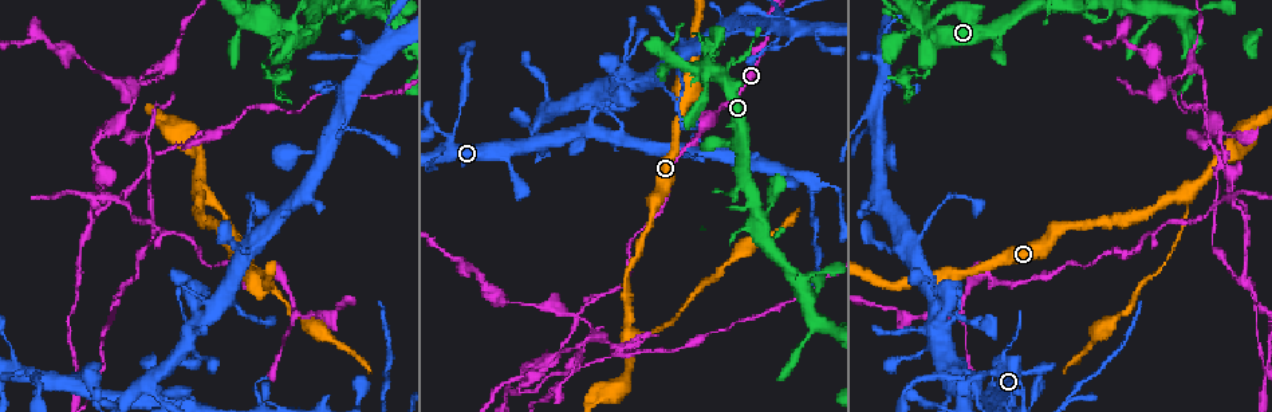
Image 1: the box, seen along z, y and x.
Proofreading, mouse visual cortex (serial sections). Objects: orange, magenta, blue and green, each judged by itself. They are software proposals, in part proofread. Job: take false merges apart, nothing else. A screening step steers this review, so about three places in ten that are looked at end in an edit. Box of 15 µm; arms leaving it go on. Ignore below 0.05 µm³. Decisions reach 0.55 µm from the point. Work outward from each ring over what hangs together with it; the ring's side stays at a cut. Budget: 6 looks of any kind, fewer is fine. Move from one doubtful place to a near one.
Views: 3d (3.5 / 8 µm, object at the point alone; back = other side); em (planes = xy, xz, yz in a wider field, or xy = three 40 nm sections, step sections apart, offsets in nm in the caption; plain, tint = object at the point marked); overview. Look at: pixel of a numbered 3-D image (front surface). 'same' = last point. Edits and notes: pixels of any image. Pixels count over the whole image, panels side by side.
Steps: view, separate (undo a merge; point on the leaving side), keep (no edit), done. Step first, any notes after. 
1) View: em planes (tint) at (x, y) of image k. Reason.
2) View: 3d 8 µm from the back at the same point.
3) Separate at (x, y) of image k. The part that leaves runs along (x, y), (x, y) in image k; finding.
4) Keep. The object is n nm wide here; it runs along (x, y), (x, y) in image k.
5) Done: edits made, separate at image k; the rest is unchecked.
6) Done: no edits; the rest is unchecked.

View: 3d 3.5 µm at (959, 312) of image 1. Branch point.

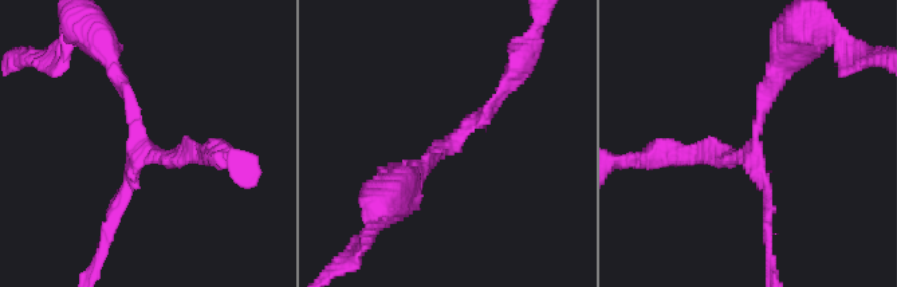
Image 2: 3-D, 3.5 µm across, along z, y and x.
View: em planes (tint) at (453, 143) of image 2.

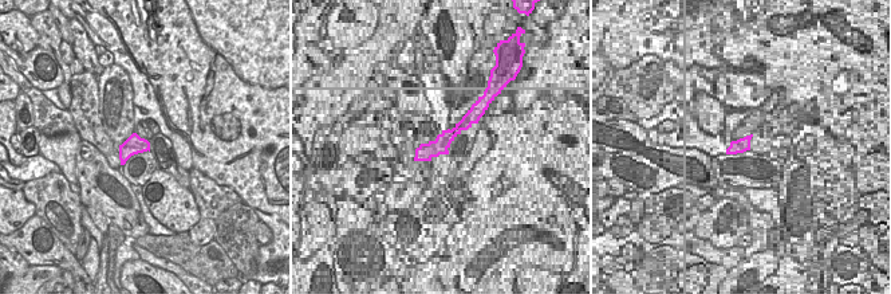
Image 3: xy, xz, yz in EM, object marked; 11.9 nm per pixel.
Keep. The object is 220 nm wide here; it runs along (508, 82), (484, 117), (419, 172) in image 2; continuous, no second cell.

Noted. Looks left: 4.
View: 3d 3.5 µm at (979, 274) of image 1. Sharp bend.

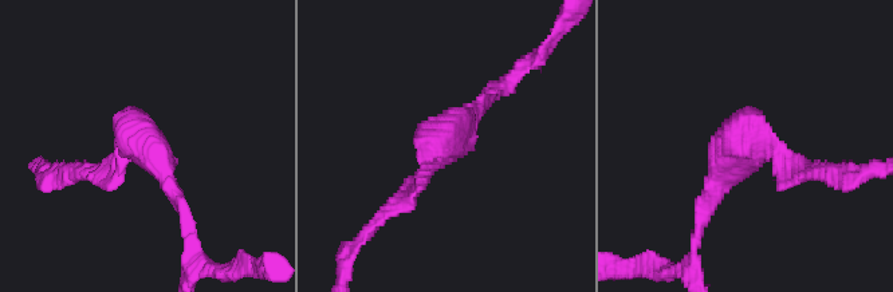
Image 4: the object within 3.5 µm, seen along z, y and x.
View: em xy step 3 (tint) at (439, 152) of image 4. The arms are 150, 200 nm wide; shape alone is not enough.

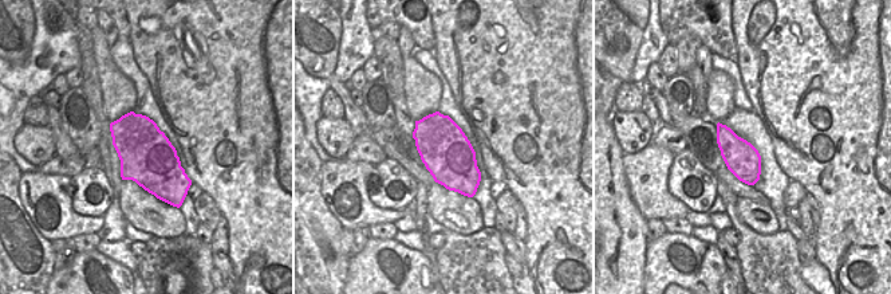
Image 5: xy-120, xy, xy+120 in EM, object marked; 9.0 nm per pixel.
View: em xy step 5 (tint) at the same point.

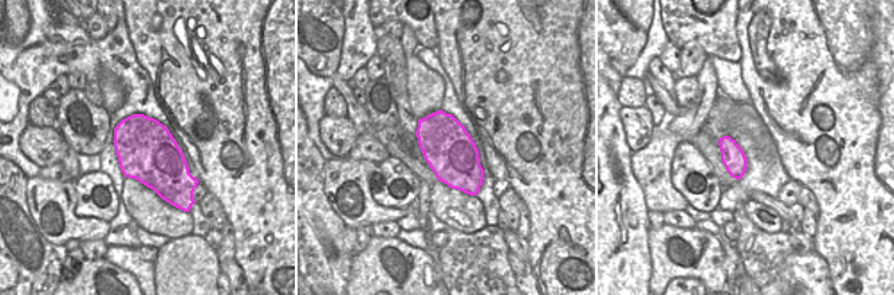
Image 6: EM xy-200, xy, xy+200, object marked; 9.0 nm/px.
Keep. It runs along (482, 105), (386, 212) in image 4; one cell here.

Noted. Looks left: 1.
Done: no edits; the rest is unchecked.

